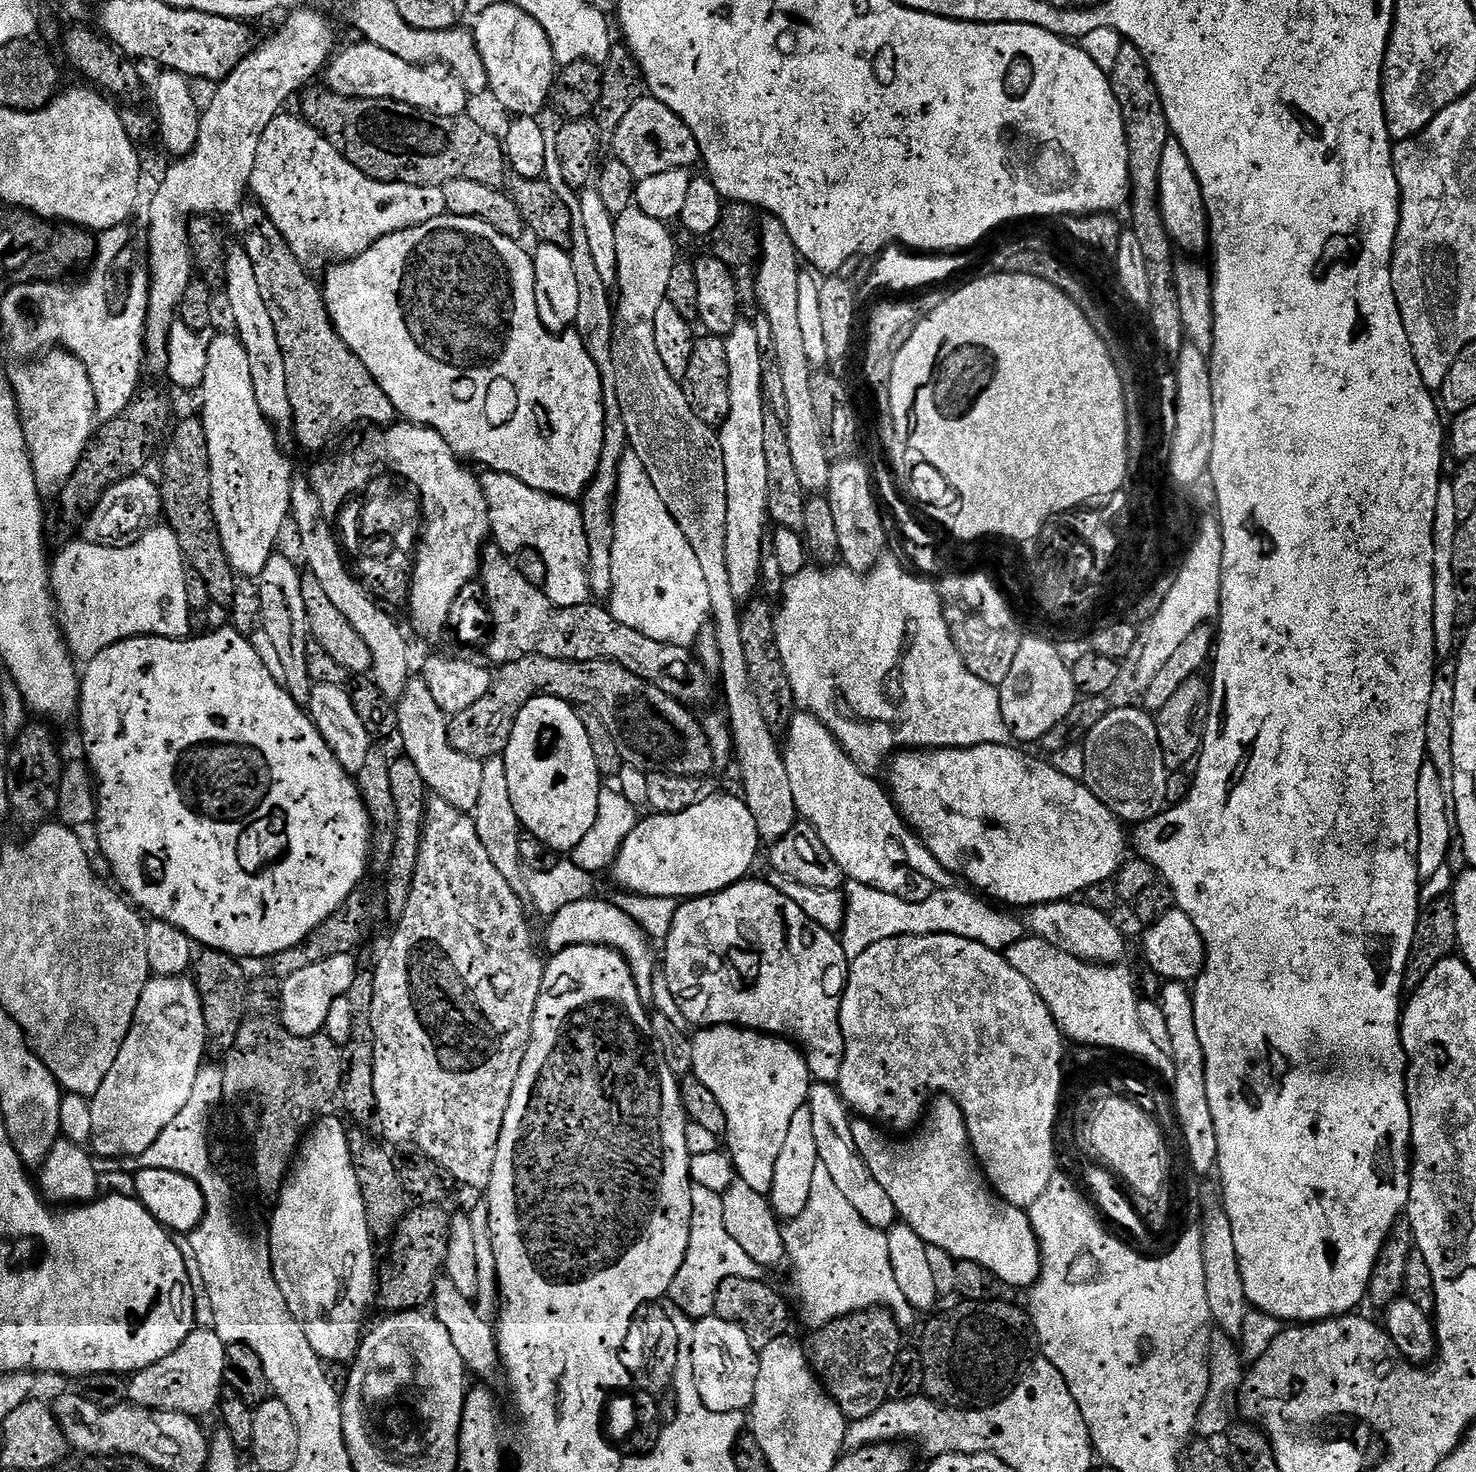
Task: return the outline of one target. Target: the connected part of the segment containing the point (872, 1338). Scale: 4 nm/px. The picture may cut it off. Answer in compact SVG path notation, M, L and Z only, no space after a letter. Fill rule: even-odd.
M884 1310L854 1312L851 1316L843 1316L841 1320L831 1320L826 1327L815 1329L811 1335L806 1340L808 1362L828 1395L839 1404L844 1419L851 1422L874 1414L889 1399L888 1383L892 1378L894 1380L894 1373L898 1368L902 1329L897 1324L896 1317Z

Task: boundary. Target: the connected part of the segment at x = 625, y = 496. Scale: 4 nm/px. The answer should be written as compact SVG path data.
M631 450L620 459L614 515L612 616L617 624L630 626L630 630L638 630L646 638L691 649L712 615L710 586L706 586L702 565L694 550L690 550L686 534L682 534L678 522L666 510L666 502L658 498L642 458Z

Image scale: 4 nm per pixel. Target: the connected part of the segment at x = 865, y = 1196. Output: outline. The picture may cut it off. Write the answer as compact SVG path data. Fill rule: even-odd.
M813 1083L806 1107L812 1112L814 1118L814 1138L818 1141L820 1164L826 1166L830 1178L834 1178L834 1186L838 1186L838 1191L849 1200L854 1210L858 1210L858 1214L862 1214L866 1222L870 1222L870 1226L881 1230L895 1227L898 1217L894 1202L890 1202L890 1194L886 1194L886 1190L878 1186L874 1174L870 1174L866 1162L858 1154L858 1146L854 1146L853 1117L839 1091L831 1084Z

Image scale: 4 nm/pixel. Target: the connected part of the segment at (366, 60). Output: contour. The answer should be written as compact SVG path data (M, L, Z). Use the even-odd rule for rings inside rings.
M367 42L356 44L345 52L337 51L327 65L327 74L326 87L329 92L337 92L354 100L405 104L429 116L463 116L468 111L469 92L447 65L411 64Z

